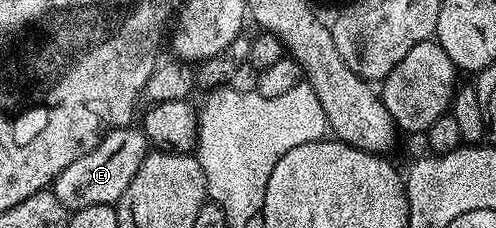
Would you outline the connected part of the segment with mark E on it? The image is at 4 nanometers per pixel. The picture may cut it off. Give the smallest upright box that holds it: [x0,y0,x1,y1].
[54,128,150,212]

